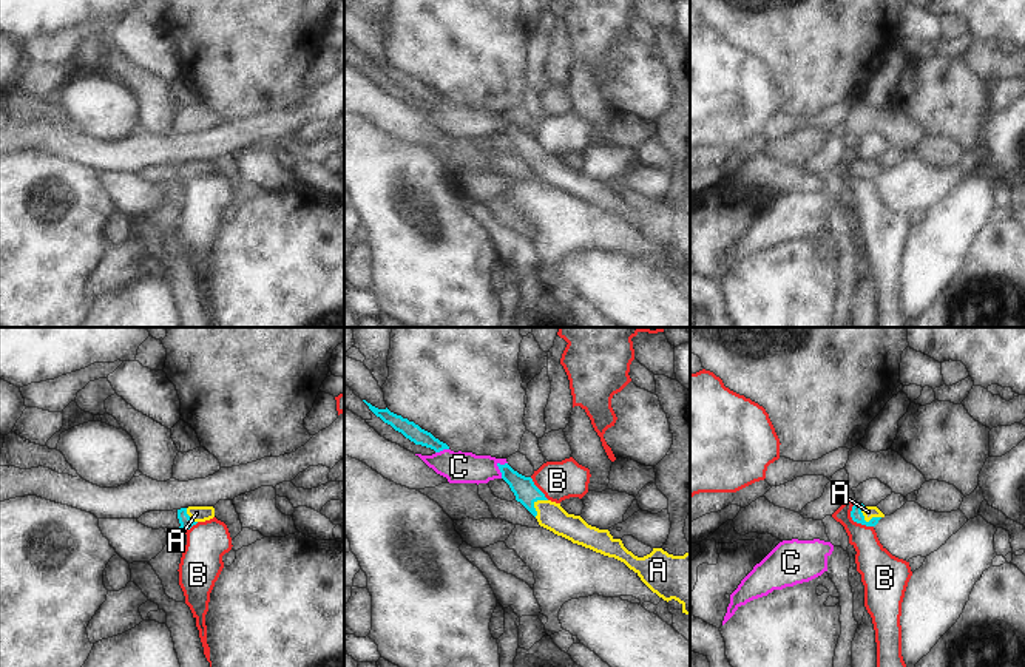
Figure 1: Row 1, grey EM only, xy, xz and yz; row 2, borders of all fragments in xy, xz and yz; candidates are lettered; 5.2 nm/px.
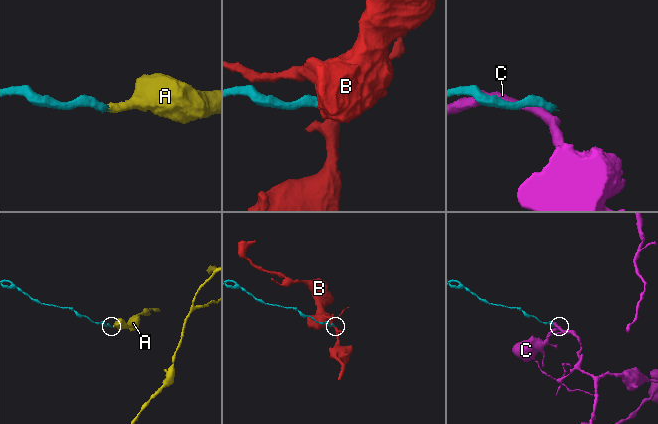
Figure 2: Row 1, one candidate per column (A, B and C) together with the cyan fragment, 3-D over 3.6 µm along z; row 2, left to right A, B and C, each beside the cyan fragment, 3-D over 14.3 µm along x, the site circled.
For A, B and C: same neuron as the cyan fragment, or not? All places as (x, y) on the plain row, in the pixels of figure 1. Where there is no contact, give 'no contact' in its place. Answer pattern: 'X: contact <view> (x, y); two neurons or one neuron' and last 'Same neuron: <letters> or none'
A: contact yz (869, 175); one neuron
B: contact yz (854, 175); two neurons
C: contact xz (499, 122); two neurons
Same neuron: A

